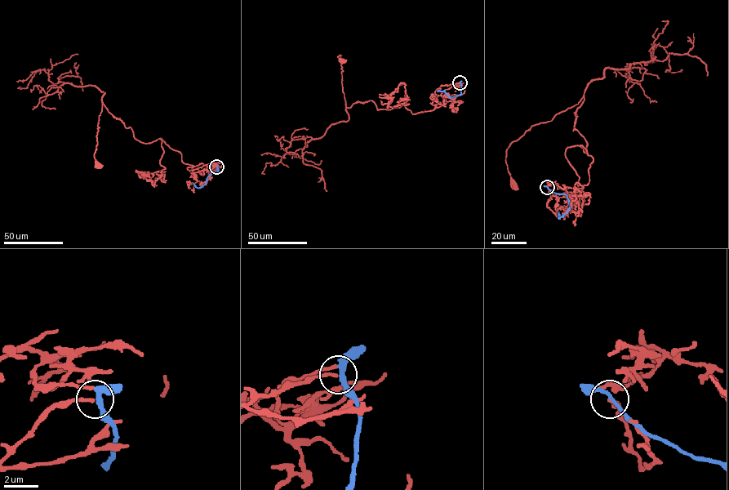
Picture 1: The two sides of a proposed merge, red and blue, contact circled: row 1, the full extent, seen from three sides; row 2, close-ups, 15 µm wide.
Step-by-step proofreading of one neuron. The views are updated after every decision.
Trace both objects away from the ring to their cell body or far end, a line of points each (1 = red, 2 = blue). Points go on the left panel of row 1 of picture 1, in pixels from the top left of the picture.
1: (216, 167), (191, 173), (193, 166), (184, 163), (180, 152), (161, 138), (136, 140), (103, 103), (97, 165)
2: (216, 167), (218, 171), (212, 171), (200, 188), (193, 183)

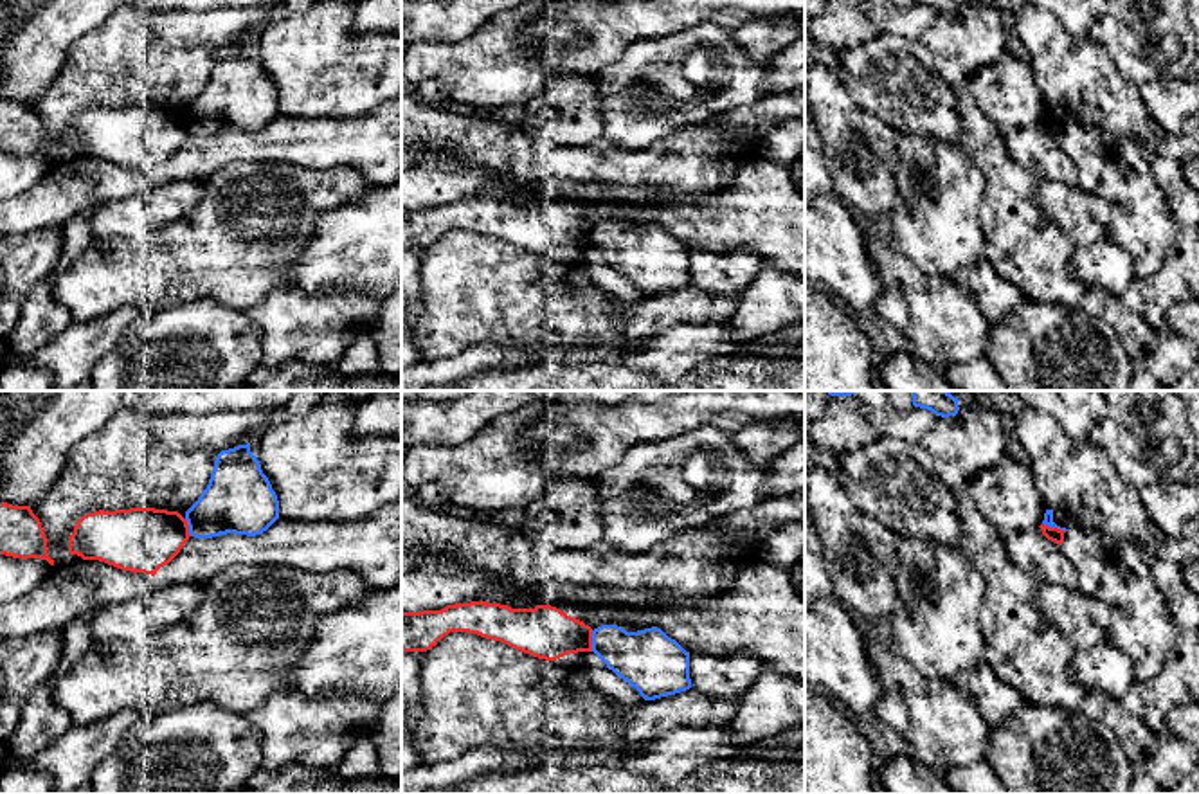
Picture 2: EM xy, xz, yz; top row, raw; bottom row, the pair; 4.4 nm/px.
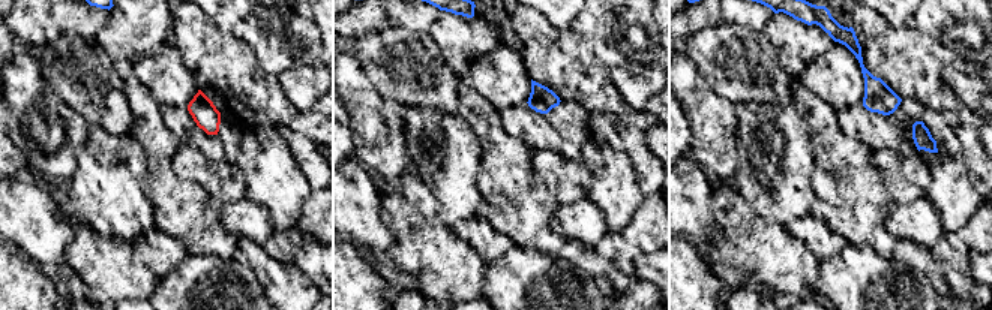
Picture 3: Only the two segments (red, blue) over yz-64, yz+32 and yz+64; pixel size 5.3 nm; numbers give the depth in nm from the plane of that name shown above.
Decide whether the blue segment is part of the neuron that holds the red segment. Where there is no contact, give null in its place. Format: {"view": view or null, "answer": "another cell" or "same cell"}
{"view": "yz", "answer": "another cell"}

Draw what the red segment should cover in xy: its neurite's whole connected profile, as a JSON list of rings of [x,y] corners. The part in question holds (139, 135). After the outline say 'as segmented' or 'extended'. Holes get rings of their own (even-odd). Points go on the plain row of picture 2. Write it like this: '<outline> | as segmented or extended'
[[[130,104],[83,112],[68,133],[68,149],[122,167],[155,173],[189,137],[178,108]]] | as segmented

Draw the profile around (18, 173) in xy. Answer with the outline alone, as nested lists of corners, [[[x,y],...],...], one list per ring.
[[[0,151],[0,203],[27,193],[50,171],[50,166],[47,157]]]

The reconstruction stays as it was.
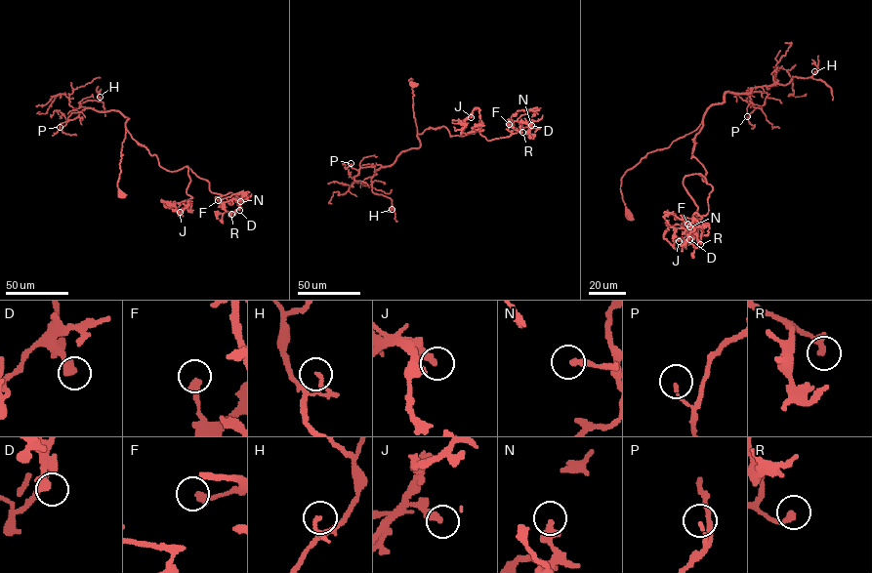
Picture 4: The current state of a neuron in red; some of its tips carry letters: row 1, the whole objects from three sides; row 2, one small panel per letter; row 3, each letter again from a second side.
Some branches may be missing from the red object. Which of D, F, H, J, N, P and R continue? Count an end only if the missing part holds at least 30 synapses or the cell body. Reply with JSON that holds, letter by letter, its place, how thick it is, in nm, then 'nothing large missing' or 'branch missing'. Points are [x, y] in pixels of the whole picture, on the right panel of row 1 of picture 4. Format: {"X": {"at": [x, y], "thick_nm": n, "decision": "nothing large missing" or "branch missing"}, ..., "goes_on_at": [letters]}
{"D": {"at": [689, 239], "thick_nm": 340, "decision": "nothing large missing"}, "F": {"at": [687, 224], "thick_nm": 280, "decision": "nothing large missing"}, "H": {"at": [814, 71], "thick_nm": 150, "decision": "nothing large missing"}, "J": {"at": [679, 241], "thick_nm": 280, "decision": "nothing large missing"}, "N": {"at": [689, 226], "thick_nm": 320, "decision": "nothing large missing"}, "P": {"at": [747, 116], "thick_nm": 120, "decision": "nothing large missing"}, "R": {"at": [700, 244], "thick_nm": 320, "decision": "nothing large missing"}, "goes_on_at": []}

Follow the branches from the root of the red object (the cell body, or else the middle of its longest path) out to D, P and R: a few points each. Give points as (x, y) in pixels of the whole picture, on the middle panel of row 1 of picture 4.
D: (412, 85), (417, 134), (444, 126), (450, 136), (477, 131), (491, 141), (531, 125)
P: (412, 85), (420, 146), (403, 150), (390, 166), (376, 164), (357, 170), (351, 163)
R: (412, 85), (417, 134), (444, 126), (450, 136), (477, 131), (491, 141), (514, 129), (522, 132)

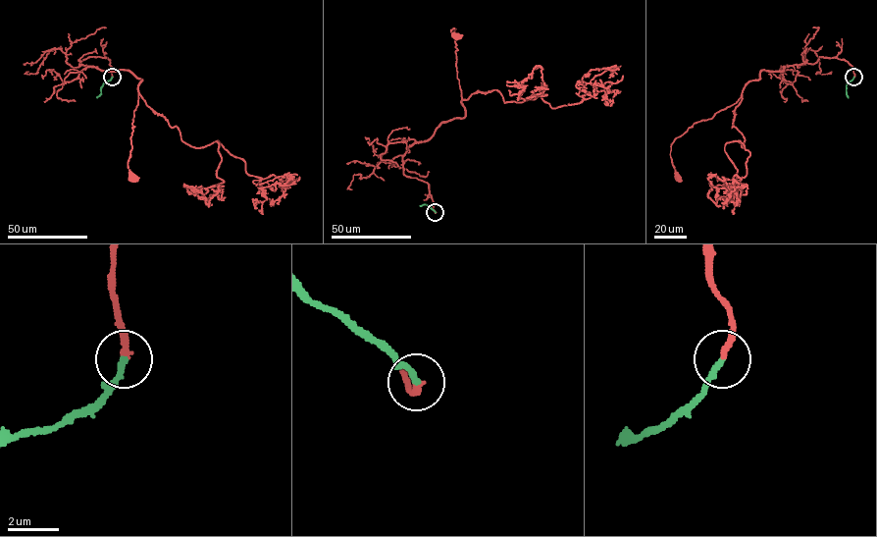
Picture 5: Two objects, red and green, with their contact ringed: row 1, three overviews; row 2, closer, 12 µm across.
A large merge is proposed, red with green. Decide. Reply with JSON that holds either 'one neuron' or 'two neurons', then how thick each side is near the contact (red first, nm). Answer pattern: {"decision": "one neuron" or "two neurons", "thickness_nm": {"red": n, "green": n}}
{"decision": "one neuron", "thickness_nm": {"red": 280, "green": 240}}

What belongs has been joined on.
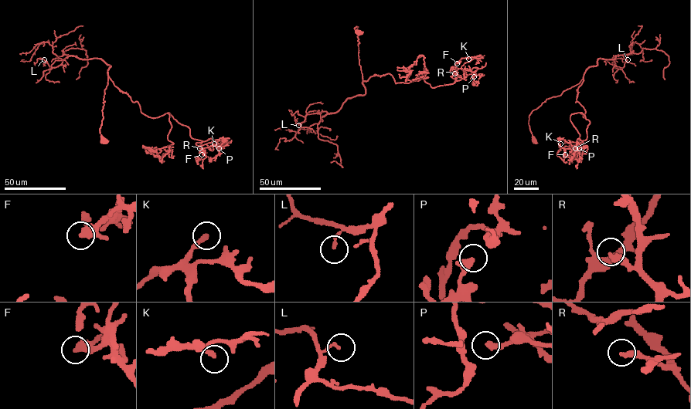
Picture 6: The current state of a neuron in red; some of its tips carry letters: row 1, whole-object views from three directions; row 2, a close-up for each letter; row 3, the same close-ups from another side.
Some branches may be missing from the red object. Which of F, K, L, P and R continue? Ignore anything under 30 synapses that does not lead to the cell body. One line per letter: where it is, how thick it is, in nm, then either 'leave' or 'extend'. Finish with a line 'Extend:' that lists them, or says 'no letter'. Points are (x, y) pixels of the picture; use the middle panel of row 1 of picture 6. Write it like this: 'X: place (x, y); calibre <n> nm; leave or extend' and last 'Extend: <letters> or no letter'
F: place (457, 63); calibre 360 nm; leave
K: place (468, 59); calibre 240 nm; leave
L: place (298, 125); calibre 150 nm; leave
P: place (474, 76); calibre 240 nm; extend
R: place (454, 73); calibre 320 nm; leave
Extend: P

